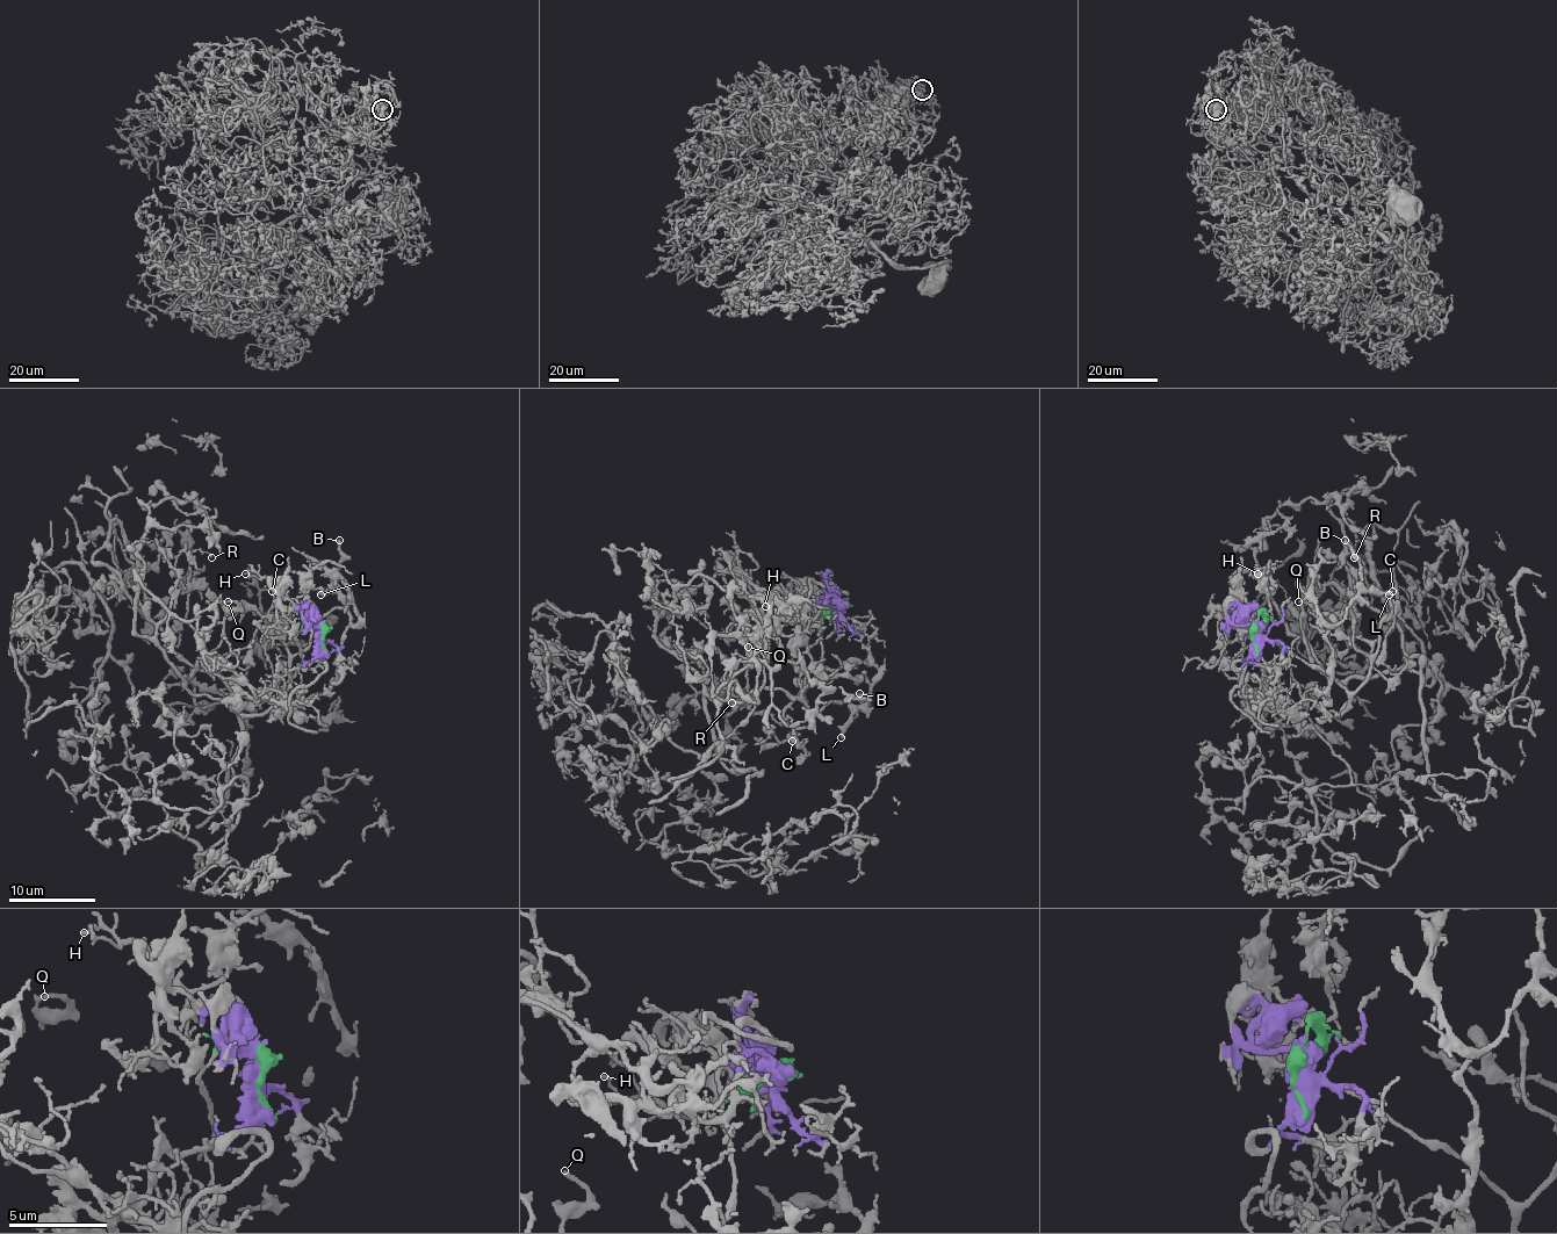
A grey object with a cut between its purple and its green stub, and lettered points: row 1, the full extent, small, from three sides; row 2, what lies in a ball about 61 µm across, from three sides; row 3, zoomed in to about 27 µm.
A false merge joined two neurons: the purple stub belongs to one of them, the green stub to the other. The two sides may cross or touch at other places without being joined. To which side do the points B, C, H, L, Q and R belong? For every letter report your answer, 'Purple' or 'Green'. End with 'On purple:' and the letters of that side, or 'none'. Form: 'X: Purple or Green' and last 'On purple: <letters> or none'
B: Green
C: Green
H: Purple
L: Green
Q: Green
R: Green
On purple: H

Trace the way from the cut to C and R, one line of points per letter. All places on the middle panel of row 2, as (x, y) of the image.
C: (843, 604), (828, 612), (816, 604), (821, 669), (804, 690), (808, 723), (797, 727), (788, 741), (793, 741)
R: (843, 604), (816, 604), (821, 669), (799, 697), (714, 701), (677, 654), (697, 657), (692, 688), (732, 704)

